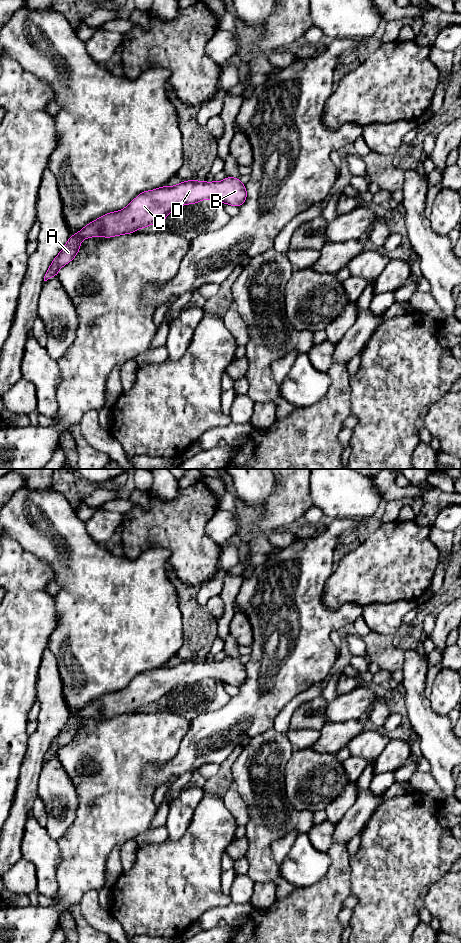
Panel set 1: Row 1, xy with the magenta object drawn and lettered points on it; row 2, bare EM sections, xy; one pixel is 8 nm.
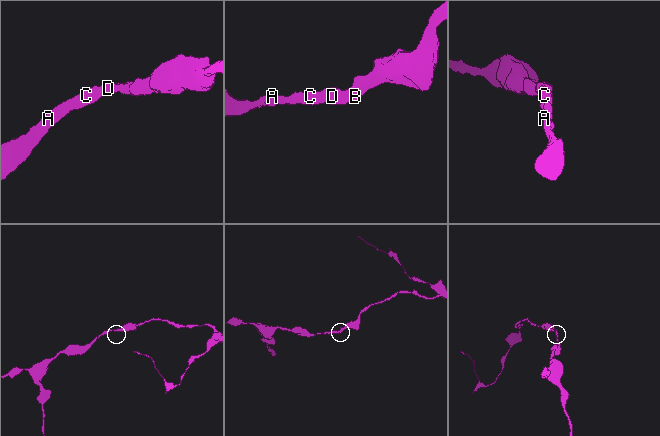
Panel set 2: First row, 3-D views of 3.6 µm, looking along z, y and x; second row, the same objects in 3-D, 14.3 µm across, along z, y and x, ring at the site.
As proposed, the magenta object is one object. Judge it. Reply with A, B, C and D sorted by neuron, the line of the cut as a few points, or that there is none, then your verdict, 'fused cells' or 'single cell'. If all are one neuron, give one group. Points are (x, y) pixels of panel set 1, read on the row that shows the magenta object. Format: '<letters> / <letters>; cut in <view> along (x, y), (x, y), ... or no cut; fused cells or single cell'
A B C D; no cut; single cell

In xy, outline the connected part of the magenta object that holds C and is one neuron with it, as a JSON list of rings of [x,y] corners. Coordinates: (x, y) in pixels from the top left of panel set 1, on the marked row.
[[[227,177],[221,182],[184,181],[176,186],[162,186],[156,190],[140,193],[126,208],[107,213],[86,225],[77,234],[71,235],[61,252],[55,257],[44,281],[57,276],[59,269],[75,258],[80,242],[99,235],[110,238],[136,232],[139,228],[161,223],[175,208],[195,204],[211,198],[240,207],[246,200],[247,192],[239,178]]]

